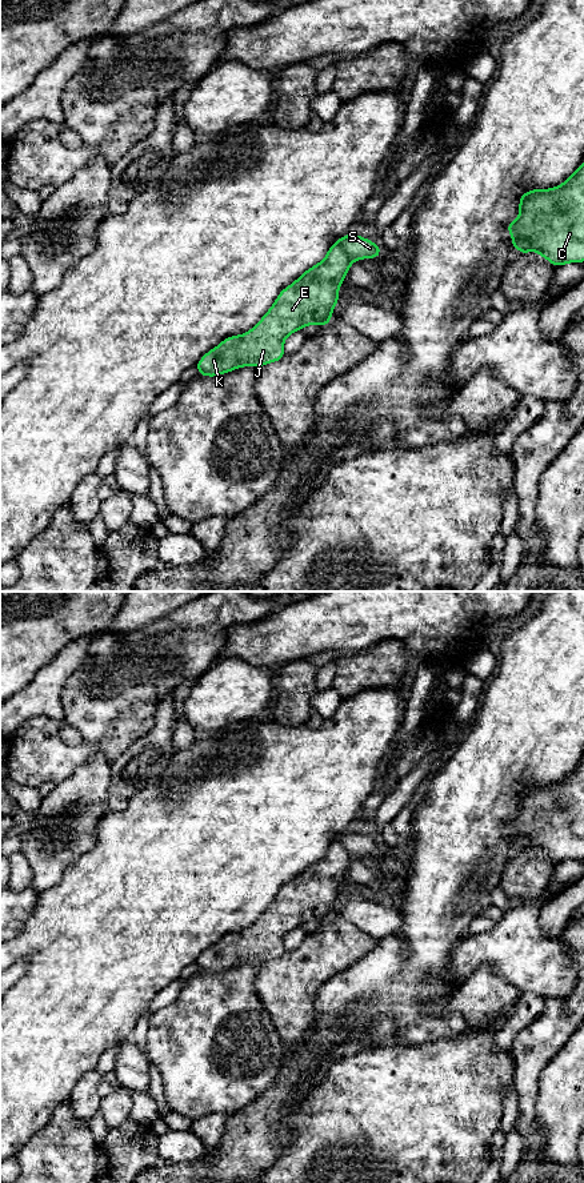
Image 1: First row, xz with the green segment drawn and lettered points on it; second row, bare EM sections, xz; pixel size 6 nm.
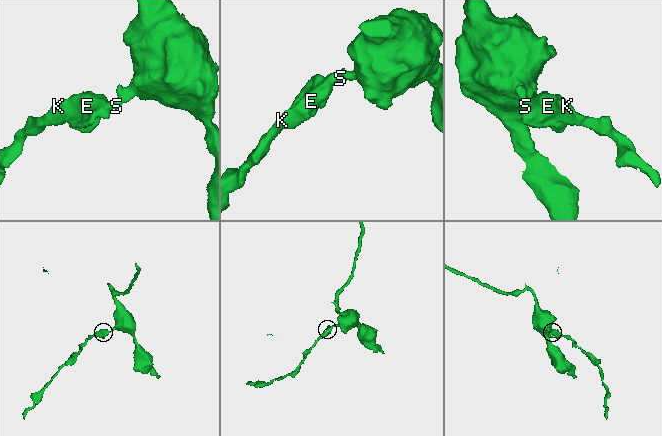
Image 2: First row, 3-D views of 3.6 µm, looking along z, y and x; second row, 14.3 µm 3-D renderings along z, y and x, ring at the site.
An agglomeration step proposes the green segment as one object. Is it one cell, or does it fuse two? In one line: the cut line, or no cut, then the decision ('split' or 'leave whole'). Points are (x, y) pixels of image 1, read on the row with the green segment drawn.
xz (335, 243), (354, 260) | split

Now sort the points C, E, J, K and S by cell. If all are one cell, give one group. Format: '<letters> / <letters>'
C S / E J K

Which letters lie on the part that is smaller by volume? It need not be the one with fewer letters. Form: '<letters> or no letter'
E, J, K

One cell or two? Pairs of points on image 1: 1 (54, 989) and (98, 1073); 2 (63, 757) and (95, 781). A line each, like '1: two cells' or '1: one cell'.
1: two cells
2: two cells

